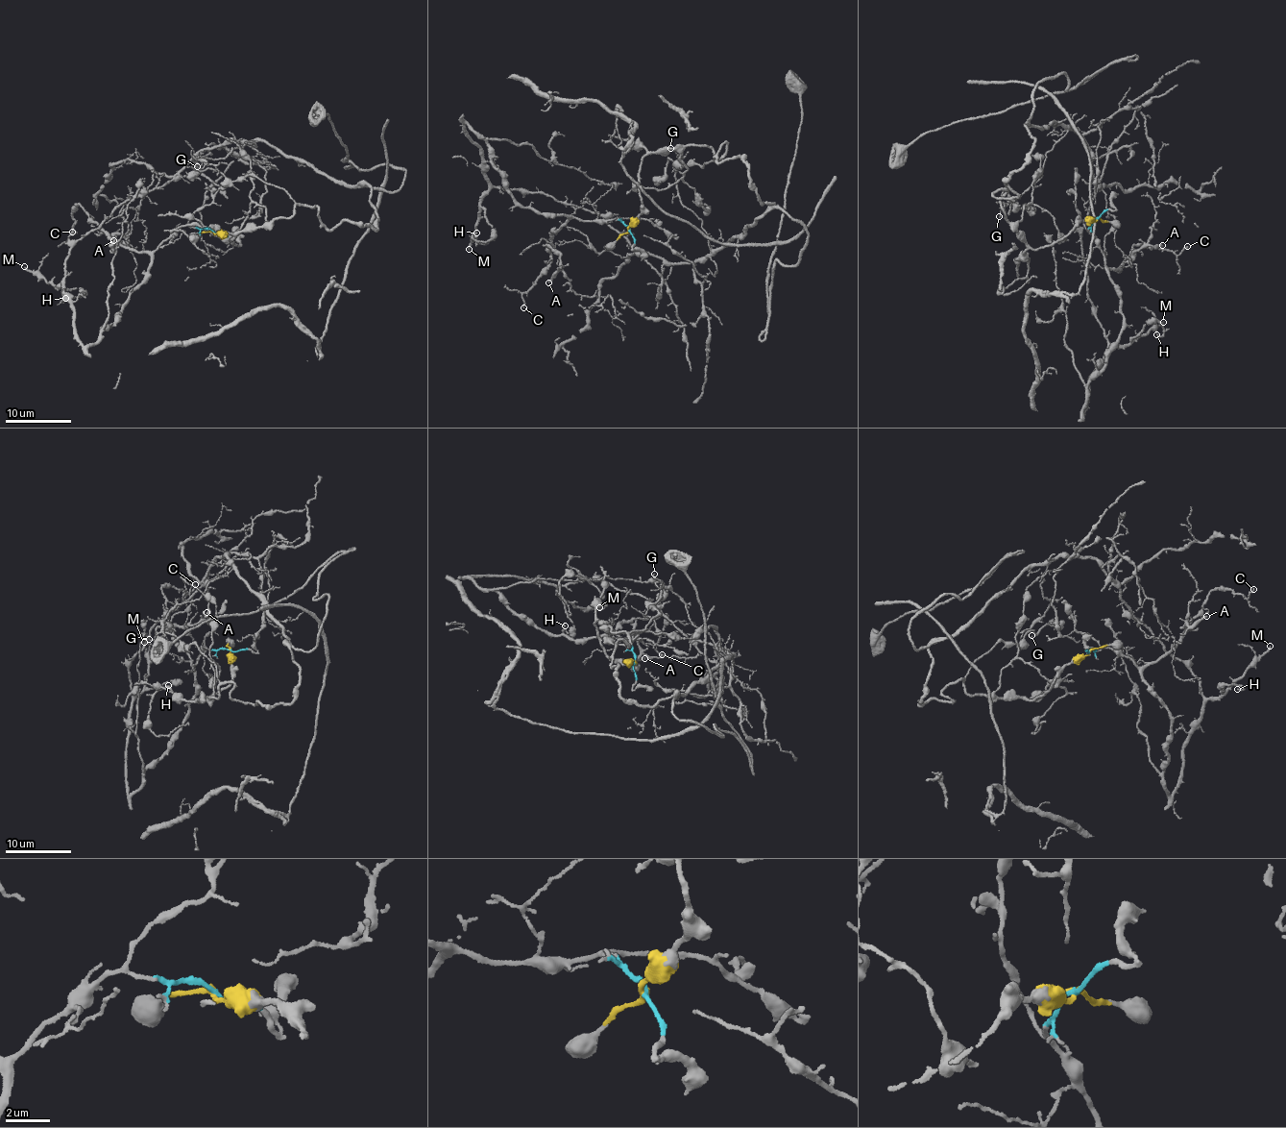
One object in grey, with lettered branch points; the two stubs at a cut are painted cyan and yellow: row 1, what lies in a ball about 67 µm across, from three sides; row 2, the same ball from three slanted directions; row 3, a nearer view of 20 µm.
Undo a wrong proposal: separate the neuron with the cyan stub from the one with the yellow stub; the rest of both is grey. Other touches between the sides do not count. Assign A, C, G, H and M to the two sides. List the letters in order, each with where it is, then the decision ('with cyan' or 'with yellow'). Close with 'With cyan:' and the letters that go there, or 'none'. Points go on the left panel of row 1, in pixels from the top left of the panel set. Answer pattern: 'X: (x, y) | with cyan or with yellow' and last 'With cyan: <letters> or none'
A: (113, 240) | with cyan
C: (72, 232) | with cyan
G: (197, 166) | with yellow
H: (65, 298) | with cyan
M: (24, 266) | with cyan
With cyan: A, C, H, M

